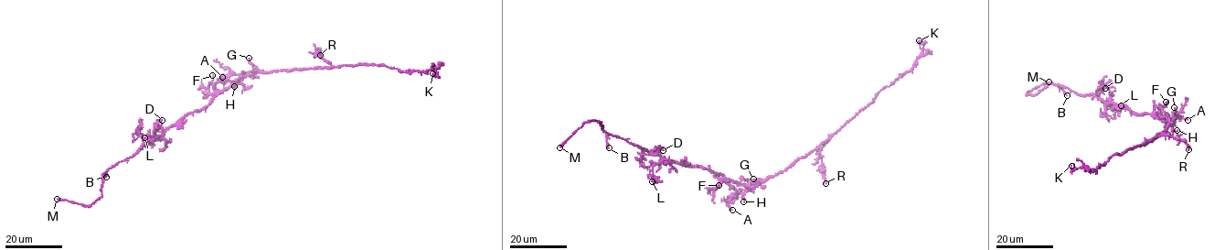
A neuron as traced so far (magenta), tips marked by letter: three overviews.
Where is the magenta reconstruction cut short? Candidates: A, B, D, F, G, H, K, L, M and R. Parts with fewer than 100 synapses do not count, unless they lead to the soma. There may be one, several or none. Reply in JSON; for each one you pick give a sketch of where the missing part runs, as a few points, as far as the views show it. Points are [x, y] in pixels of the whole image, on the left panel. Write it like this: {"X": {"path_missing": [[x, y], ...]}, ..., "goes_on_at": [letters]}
{"M": {"path_missing": [[57, 199], [42, 194]]}, "goes_on_at": ["M"]}

